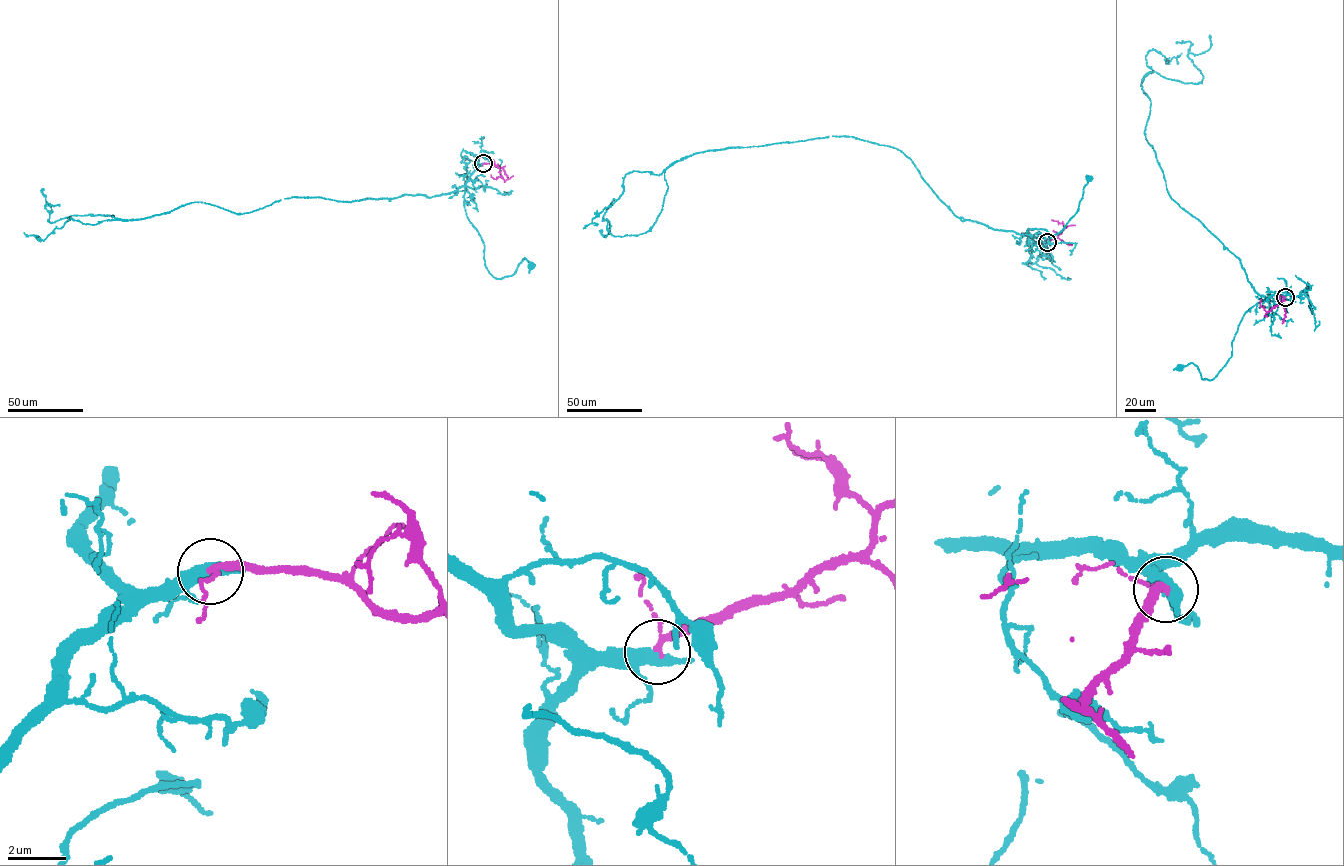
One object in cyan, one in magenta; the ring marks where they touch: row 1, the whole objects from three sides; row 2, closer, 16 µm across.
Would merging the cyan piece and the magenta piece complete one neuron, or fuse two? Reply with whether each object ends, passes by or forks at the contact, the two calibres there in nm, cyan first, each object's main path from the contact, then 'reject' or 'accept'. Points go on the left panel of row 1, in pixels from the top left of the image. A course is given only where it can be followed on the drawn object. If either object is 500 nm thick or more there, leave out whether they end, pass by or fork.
cyan forks; magenta passes by; calibres 320 and 190 nm; course cyan (483, 163), (463, 196), (485, 266), (498, 279), (514, 274), (525, 258), (531, 265); course magenta (483, 163), (497, 166), (502, 177), (494, 179), (490, 175); reject

